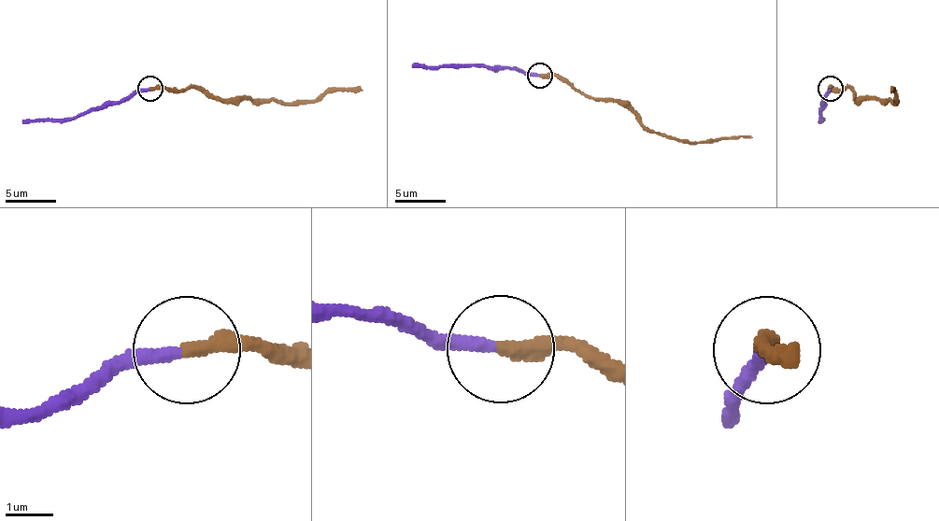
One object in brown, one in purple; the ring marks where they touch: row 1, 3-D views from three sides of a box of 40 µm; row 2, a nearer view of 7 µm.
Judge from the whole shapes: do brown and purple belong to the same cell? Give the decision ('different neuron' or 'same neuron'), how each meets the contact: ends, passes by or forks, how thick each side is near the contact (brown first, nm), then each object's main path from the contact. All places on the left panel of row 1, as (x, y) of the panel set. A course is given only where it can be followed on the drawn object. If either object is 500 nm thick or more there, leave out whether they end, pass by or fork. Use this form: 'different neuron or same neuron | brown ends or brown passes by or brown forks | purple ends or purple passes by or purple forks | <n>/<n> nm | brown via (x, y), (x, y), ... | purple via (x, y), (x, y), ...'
different neuron | brown ends | purple ends | 360/280 nm | brown via (149, 88), (195, 88), (231, 98), (261, 98), (278, 104), (319, 101), (334, 91), (362, 88) | purple via (149, 88), (137, 88), (124, 98), (71, 119), (36, 119), (23, 123)

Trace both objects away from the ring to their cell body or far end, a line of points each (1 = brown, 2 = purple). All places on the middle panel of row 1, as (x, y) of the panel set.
1: (539, 76), (561, 76), (585, 93), (620, 101), (650, 132), (668, 136), (708, 142), (723, 136), (751, 136)
2: (539, 76), (527, 76), (514, 68), (413, 63)

